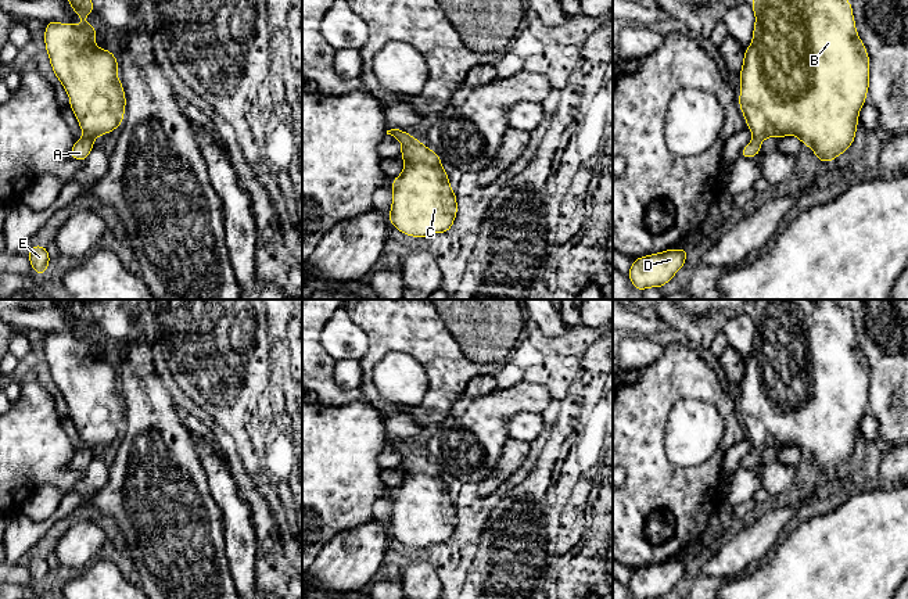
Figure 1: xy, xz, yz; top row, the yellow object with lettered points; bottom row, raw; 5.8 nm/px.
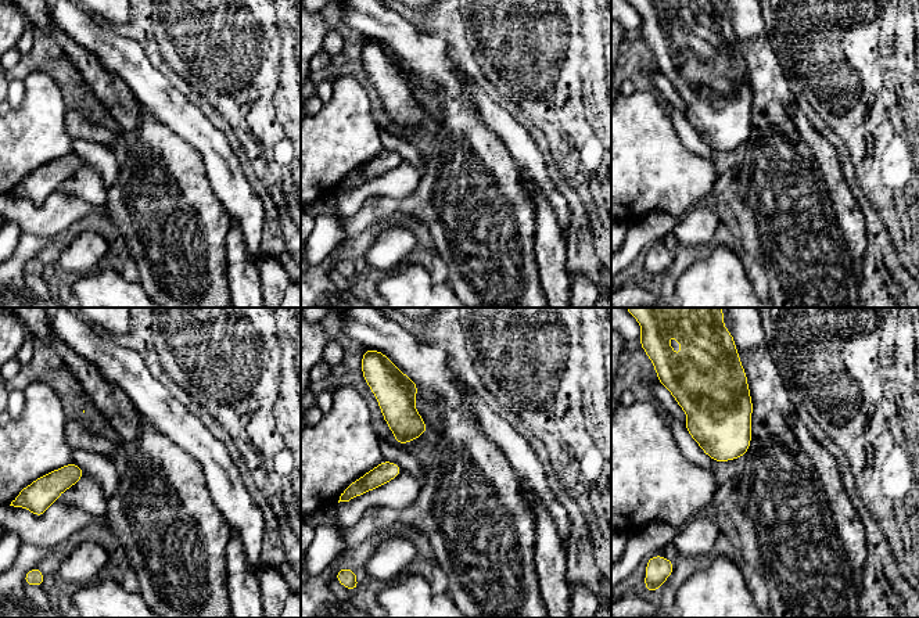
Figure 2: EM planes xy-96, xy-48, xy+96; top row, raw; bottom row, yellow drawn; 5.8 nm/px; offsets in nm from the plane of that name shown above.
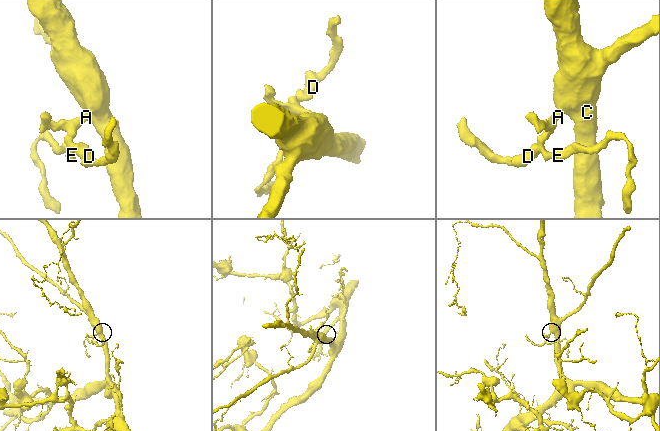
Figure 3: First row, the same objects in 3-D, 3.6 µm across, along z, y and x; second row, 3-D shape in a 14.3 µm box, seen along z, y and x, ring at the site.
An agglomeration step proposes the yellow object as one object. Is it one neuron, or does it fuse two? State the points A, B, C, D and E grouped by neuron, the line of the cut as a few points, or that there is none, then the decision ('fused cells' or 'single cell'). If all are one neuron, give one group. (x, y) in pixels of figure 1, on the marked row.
groups A B C D E; cut none; single cell

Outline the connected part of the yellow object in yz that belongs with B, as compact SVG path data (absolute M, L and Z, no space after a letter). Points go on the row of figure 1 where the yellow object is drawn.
M753 0L751 8L756 14L753 42L744 49L744 60L740 69L739 107L744 115L747 128L753 133L753 140L742 151L740 157L753 158L760 154L761 141L767 137L785 137L794 134L803 146L812 148L821 162L829 162L843 154L854 143L858 125L858 114L865 104L869 89L869 55L859 39L853 17L853 6L848 0Z

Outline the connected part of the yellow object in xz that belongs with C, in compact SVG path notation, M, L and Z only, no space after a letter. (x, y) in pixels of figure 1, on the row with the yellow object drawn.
M391 129L387 134L402 143L399 157L405 162L403 172L391 180L391 225L412 237L449 232L457 202L441 157L405 130Z

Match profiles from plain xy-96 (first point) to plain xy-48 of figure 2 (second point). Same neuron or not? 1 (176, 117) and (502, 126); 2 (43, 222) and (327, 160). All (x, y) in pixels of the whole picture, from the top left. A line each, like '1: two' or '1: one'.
1: one
2: two

